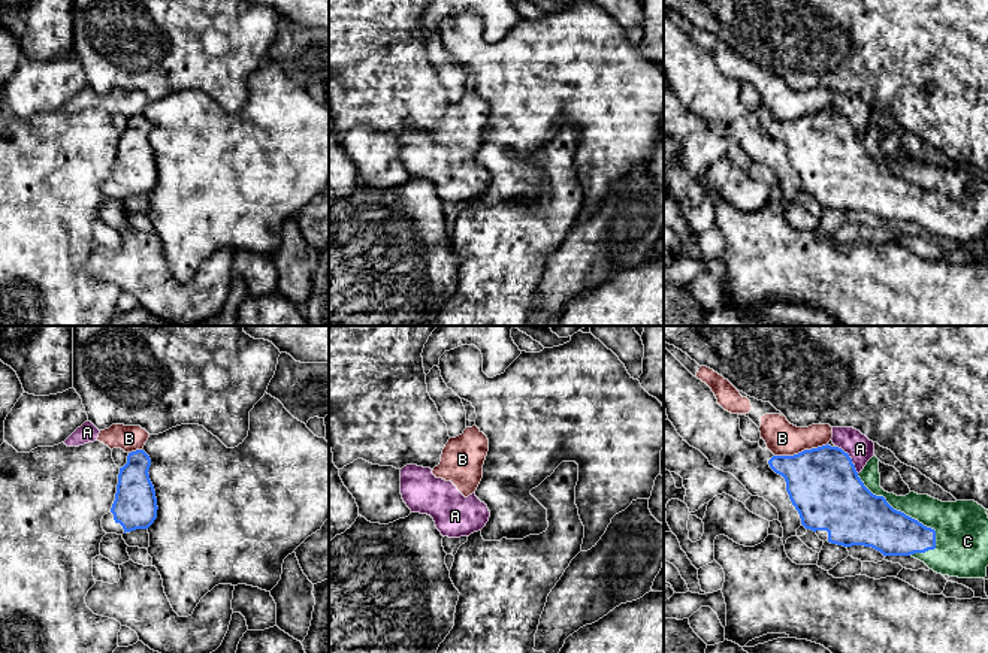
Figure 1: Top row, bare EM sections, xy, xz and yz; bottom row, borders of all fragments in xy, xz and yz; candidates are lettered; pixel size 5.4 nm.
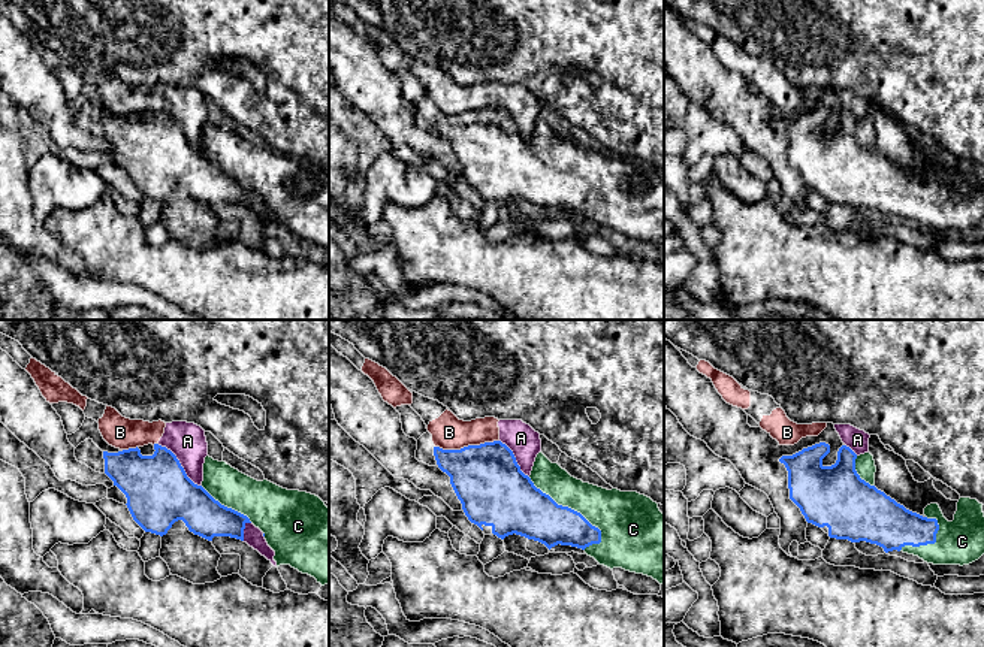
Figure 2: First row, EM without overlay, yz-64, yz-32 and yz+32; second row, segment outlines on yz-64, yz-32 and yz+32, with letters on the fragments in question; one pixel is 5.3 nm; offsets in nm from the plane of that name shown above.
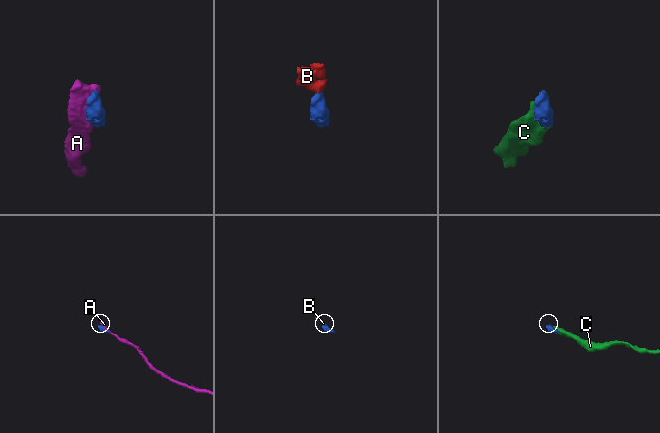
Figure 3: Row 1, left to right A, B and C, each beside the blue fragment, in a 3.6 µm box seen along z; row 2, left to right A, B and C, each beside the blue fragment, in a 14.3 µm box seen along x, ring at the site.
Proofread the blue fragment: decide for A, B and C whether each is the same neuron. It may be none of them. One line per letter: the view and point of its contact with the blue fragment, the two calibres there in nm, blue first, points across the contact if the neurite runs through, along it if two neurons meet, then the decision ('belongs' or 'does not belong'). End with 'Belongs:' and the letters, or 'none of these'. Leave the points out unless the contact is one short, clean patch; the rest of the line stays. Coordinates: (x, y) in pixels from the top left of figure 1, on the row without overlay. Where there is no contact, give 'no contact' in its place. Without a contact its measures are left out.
A: contact yz (849, 123); calibres 380 and 140 nm; does not belong
B: contact yz (801, 117); calibres 380 and 190 nm; border yz (827, 108), (792, 120), (775, 121); does not belong
C: contact yz (903, 178); calibres 300 and 190 nm; belongs
Belongs: C

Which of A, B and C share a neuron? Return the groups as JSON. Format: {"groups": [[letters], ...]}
{"groups": [["A", "B"], ["C"]]}

